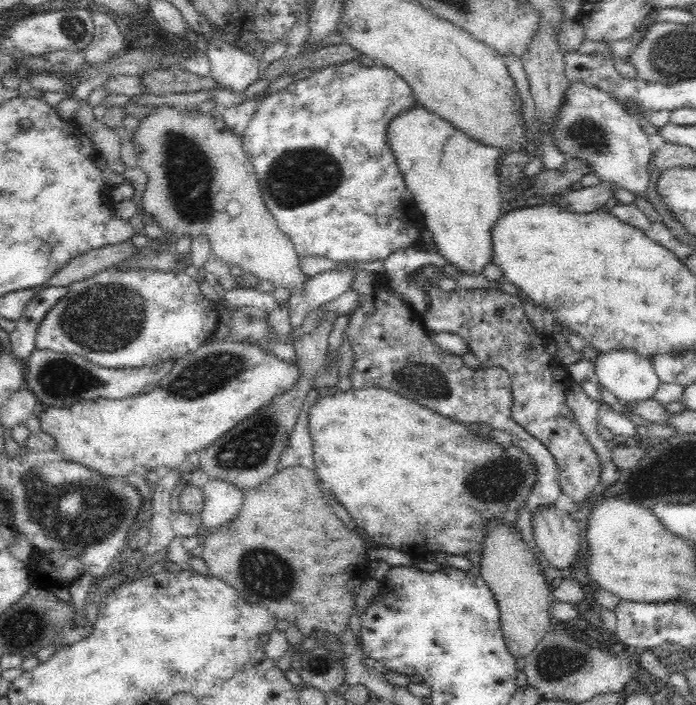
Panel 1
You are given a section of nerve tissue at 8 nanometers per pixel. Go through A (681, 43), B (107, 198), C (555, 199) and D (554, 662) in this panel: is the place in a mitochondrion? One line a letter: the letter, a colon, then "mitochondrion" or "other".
A: mitochondrion
B: other
C: other
D: mitochondrion

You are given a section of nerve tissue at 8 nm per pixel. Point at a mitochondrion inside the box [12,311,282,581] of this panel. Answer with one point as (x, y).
(103, 508)

